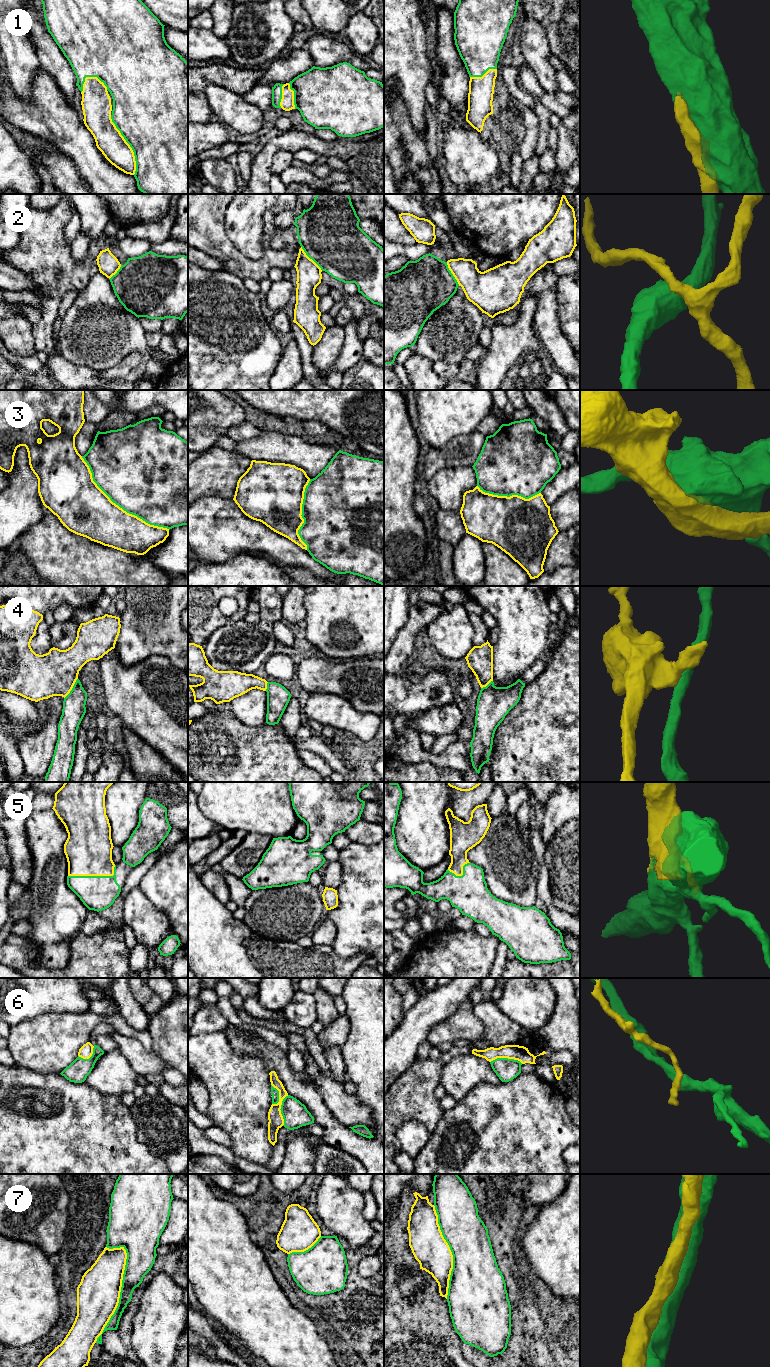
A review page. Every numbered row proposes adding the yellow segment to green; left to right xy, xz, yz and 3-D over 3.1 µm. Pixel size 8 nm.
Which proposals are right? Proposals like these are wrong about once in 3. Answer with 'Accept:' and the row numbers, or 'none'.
Accept: 1, 2, 4, 5, 6, 7

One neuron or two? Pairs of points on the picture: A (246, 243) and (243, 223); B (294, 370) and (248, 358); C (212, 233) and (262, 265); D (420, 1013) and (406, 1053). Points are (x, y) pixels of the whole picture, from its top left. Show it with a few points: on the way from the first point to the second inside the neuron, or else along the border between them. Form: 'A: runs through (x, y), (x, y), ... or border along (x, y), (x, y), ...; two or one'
A: runs through (246, 238), (245, 228); one
B: border along (284, 347), (277, 366), (269, 379); two
C: runs through (222, 246), (241, 265), (249, 265); one
D: runs through (416, 1023), (413, 1031), (406, 1039), (406, 1043); one

